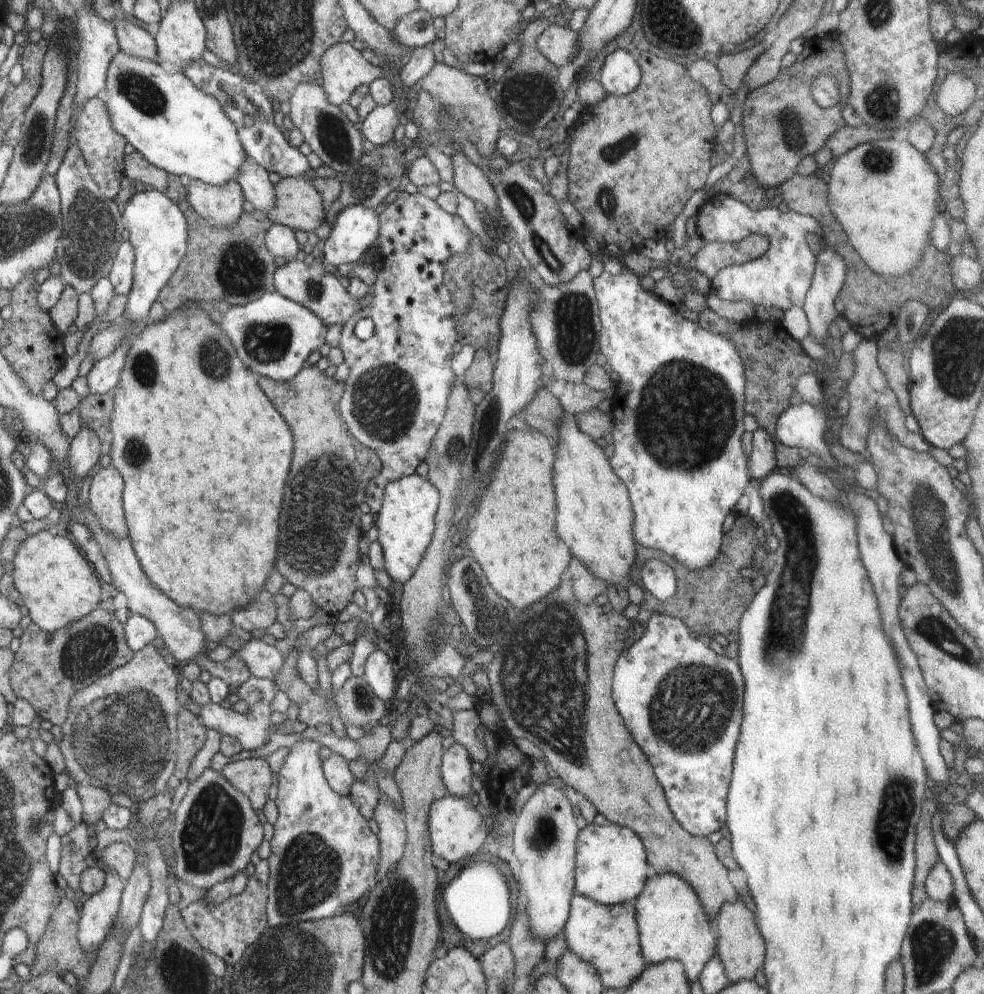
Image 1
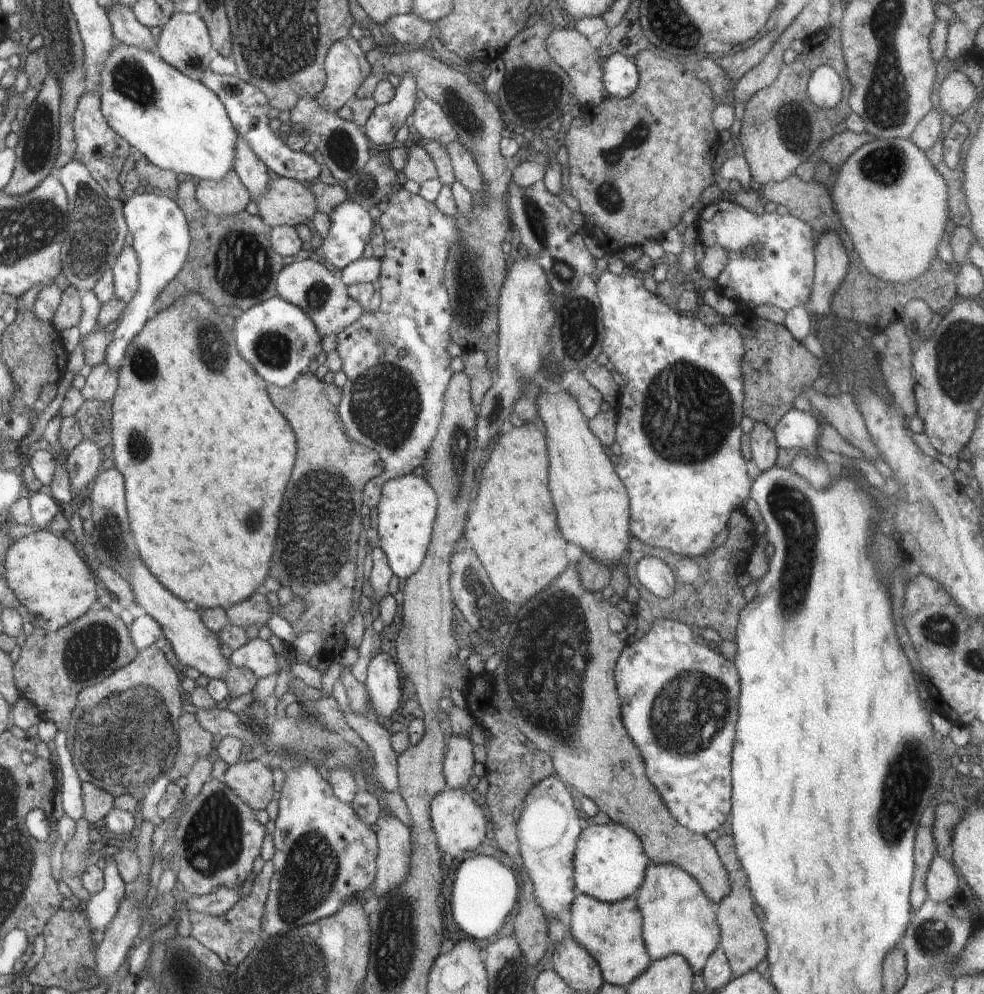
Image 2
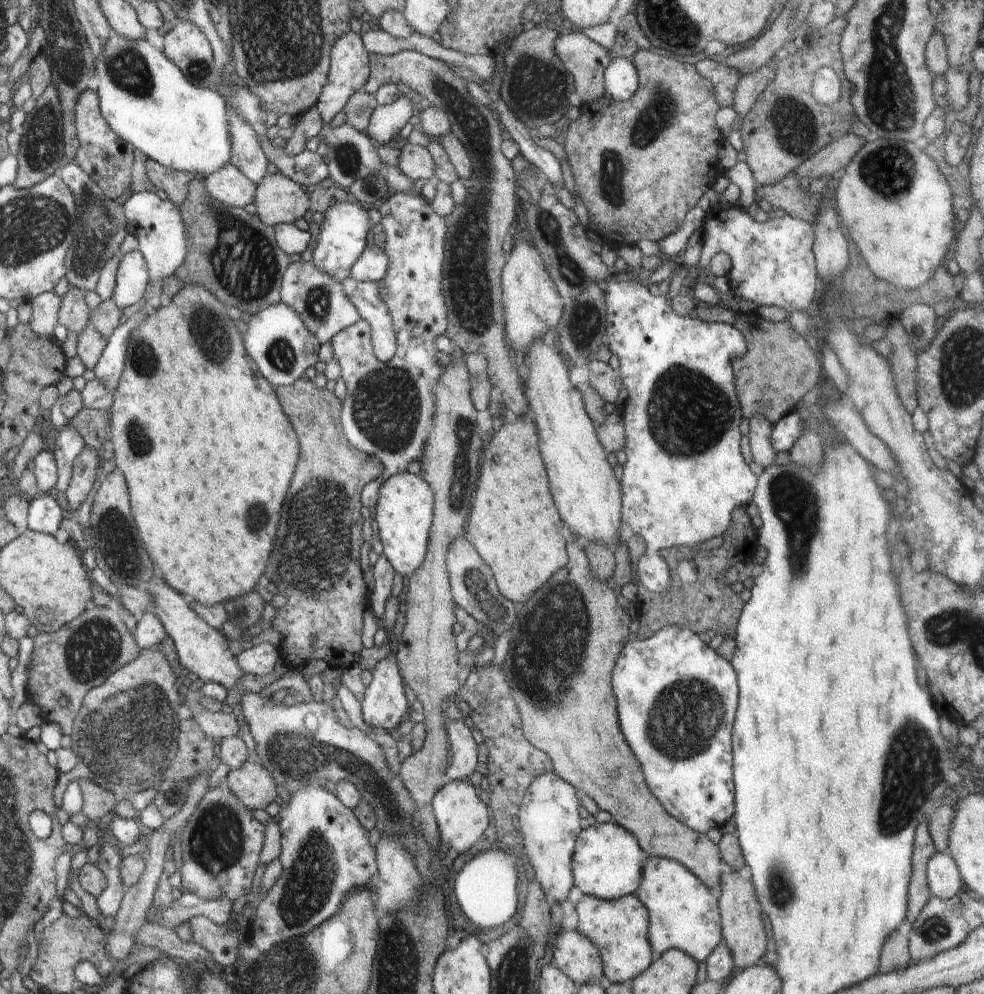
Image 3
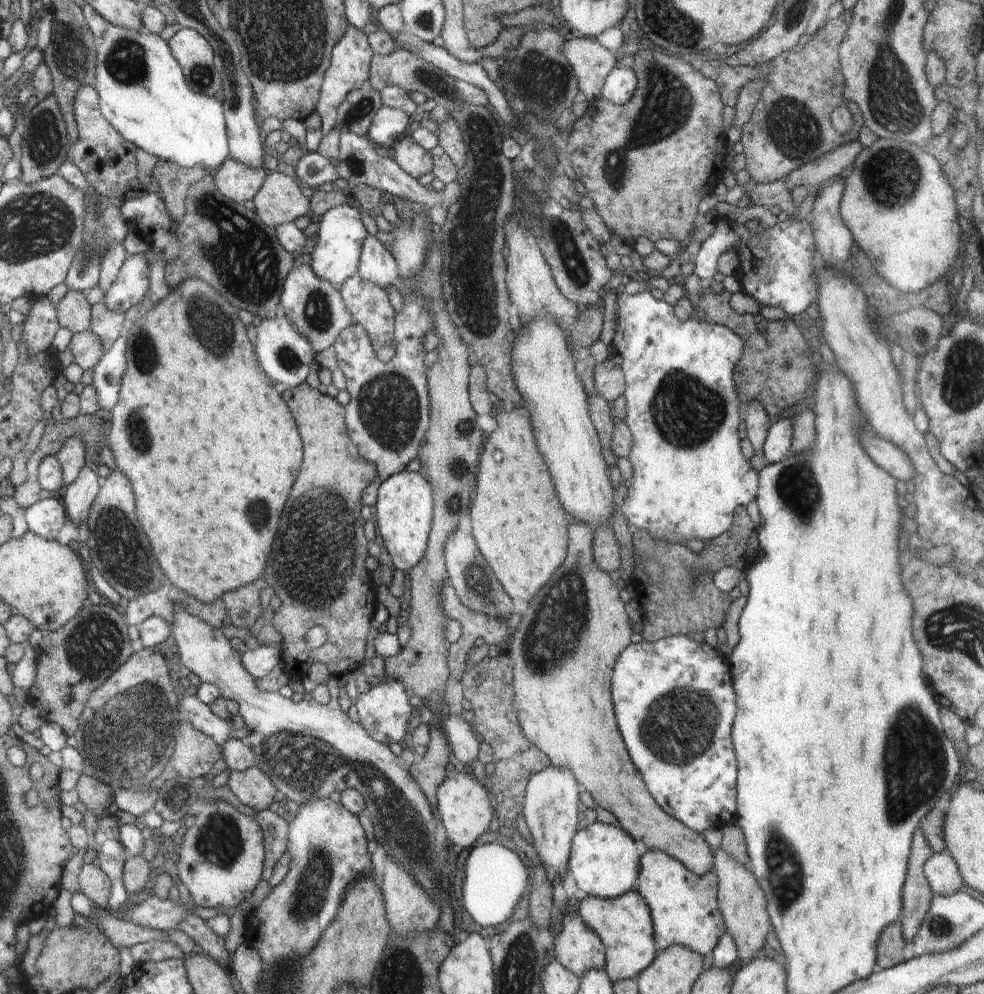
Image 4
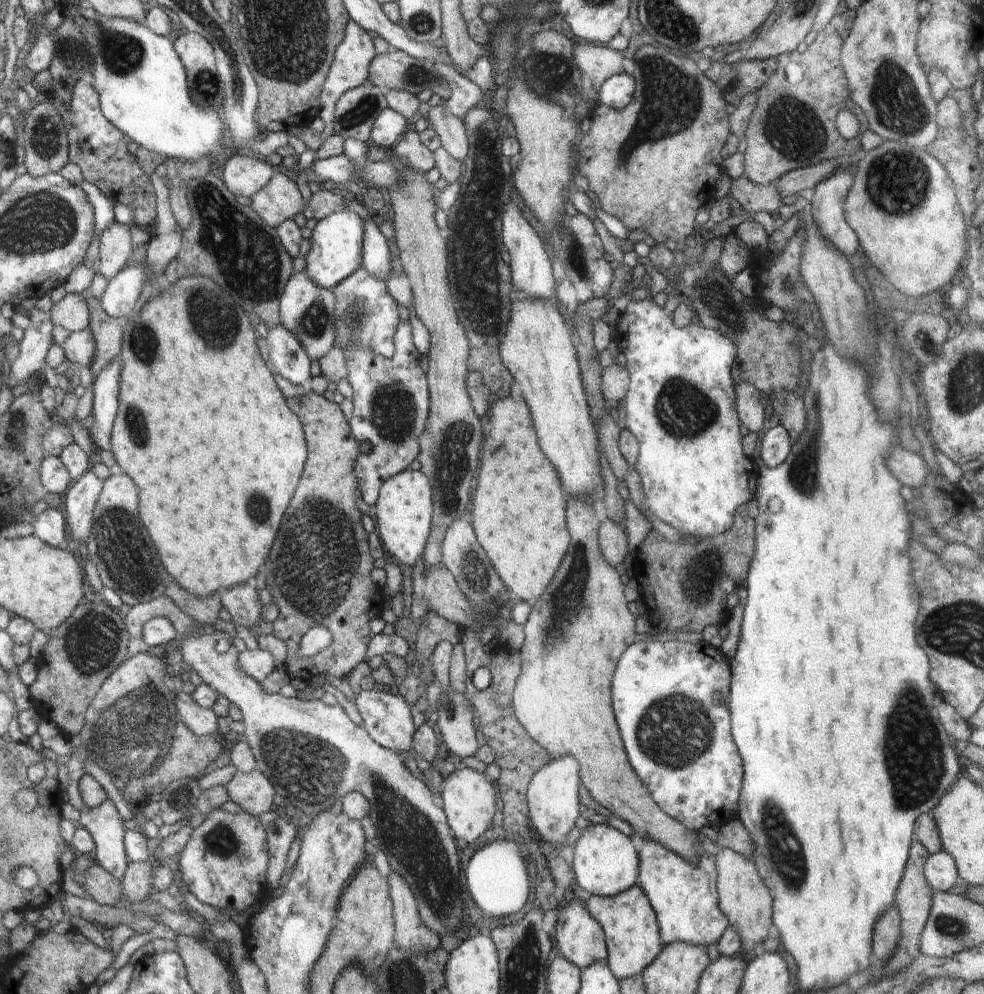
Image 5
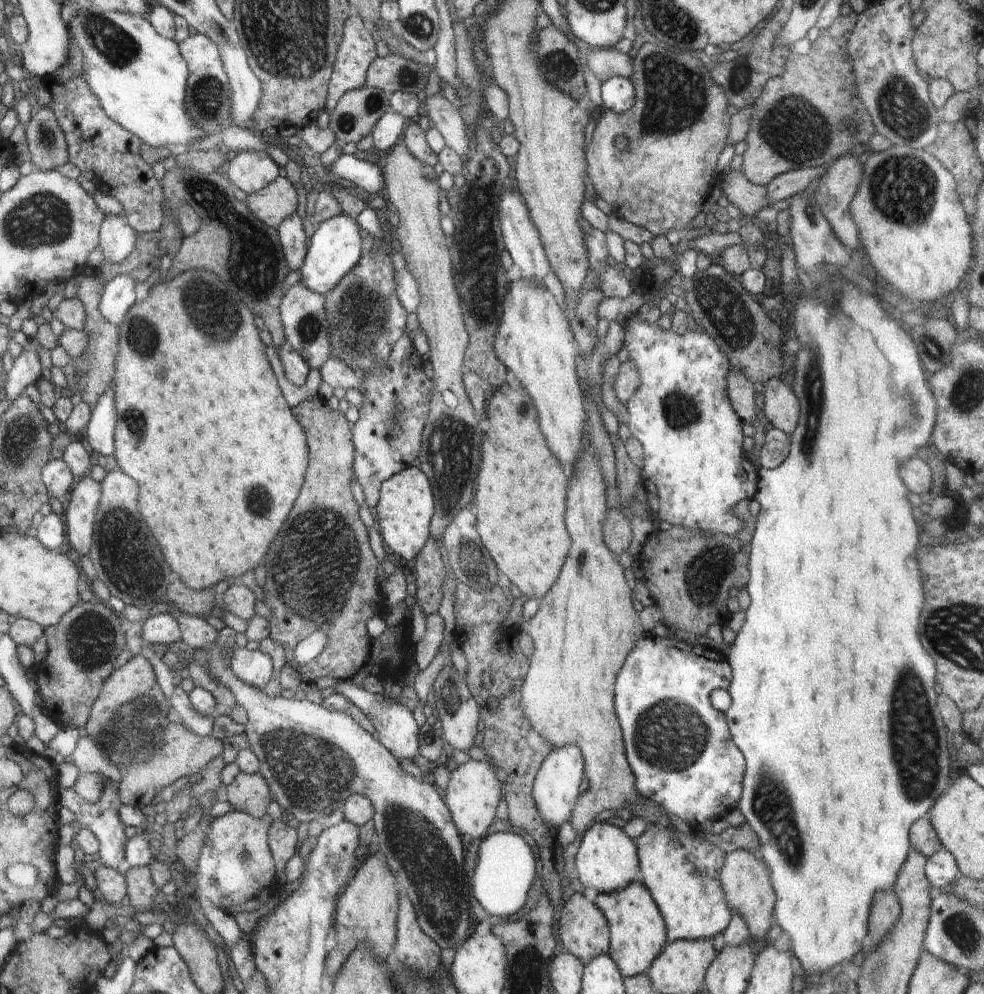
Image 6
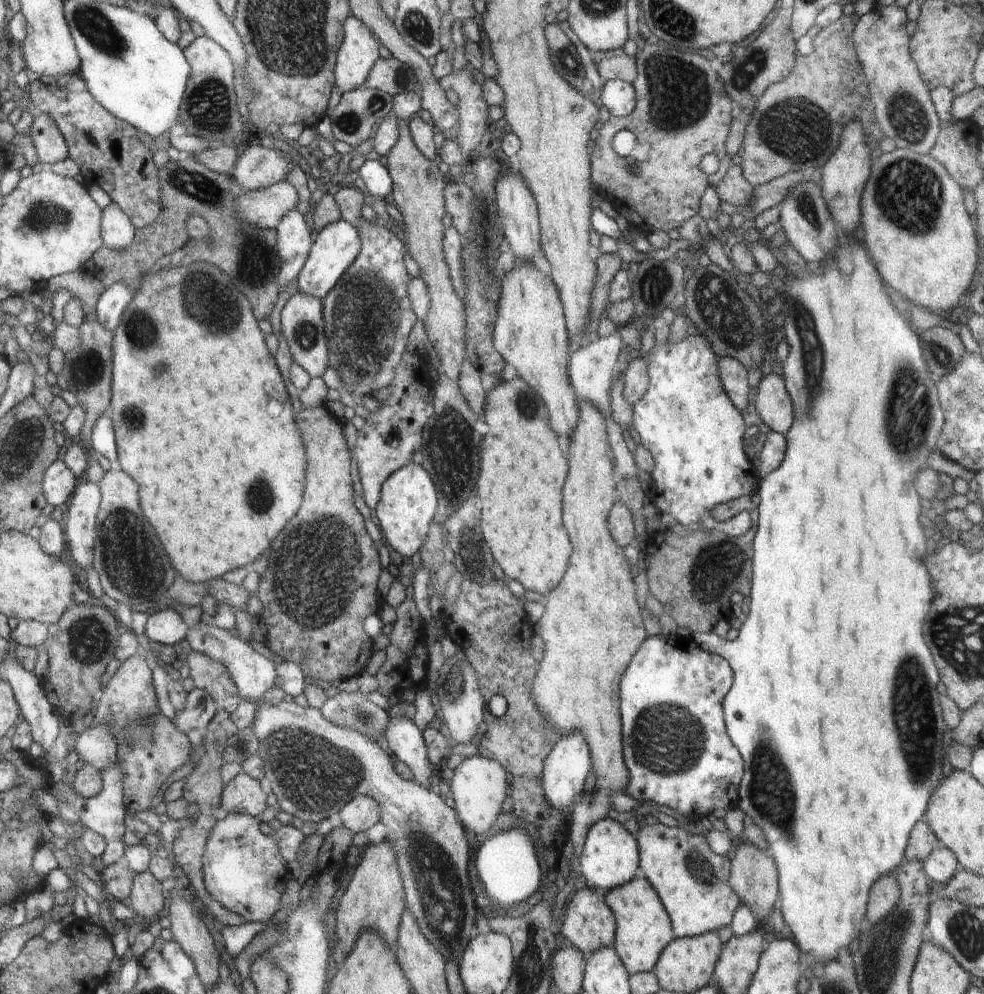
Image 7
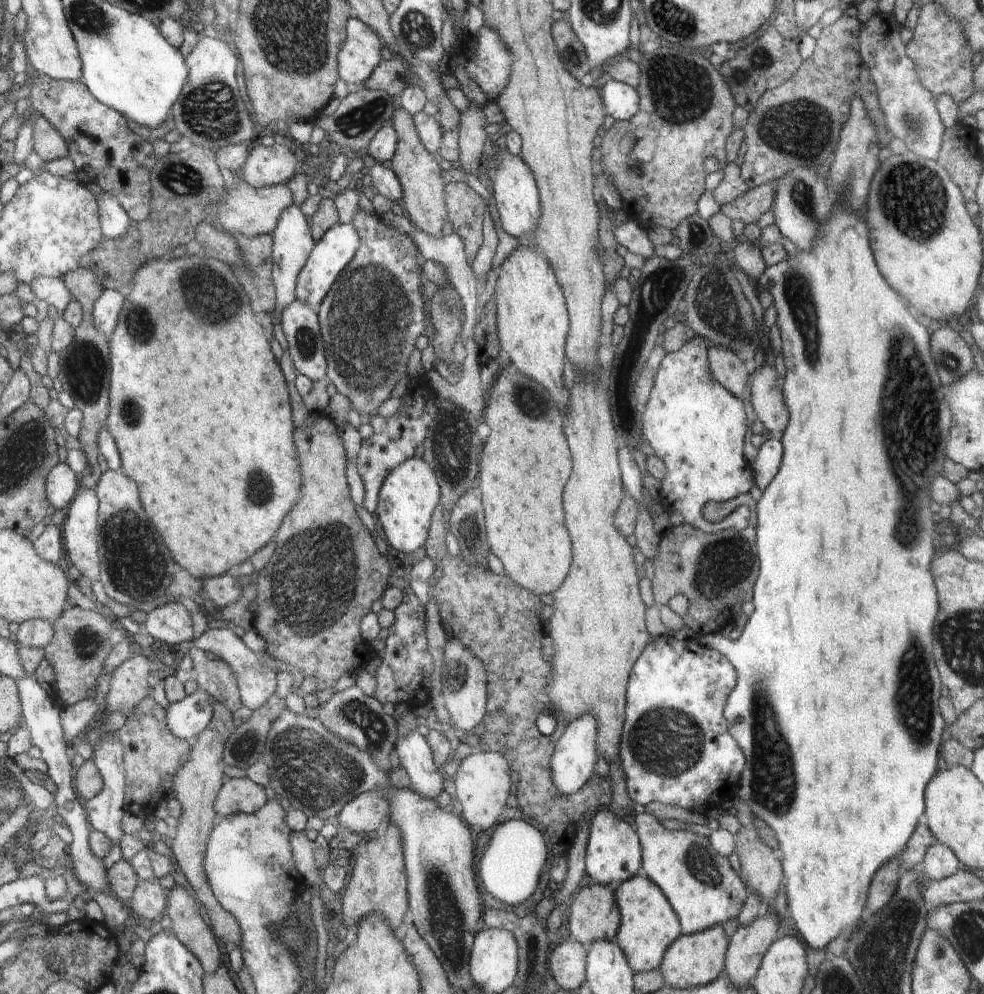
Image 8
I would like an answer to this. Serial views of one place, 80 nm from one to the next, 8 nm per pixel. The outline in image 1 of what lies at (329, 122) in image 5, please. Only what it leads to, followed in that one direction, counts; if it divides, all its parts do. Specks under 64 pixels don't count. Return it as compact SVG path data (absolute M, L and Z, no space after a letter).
M349 42L330 46L320 58L320 70L321 86L335 106L346 104L358 86L371 84L376 78L389 78L394 84L394 78L385 69L367 62Z

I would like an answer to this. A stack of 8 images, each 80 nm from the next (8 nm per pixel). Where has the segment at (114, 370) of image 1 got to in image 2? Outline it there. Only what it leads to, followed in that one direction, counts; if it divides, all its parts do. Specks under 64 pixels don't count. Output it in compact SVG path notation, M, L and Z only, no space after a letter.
M104 363L91 368L81 393L86 401L105 403L114 398L116 389L117 374Z

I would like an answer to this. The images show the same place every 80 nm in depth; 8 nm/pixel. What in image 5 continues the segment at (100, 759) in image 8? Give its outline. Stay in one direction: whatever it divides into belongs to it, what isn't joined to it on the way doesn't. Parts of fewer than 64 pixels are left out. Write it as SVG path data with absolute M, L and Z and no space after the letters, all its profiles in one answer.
M108 797L100 806L84 809L80 811L80 824L85 829L88 829L90 836L95 842L95 852L93 860L95 863L102 865L113 877L116 877L120 882L124 876L129 860L125 851L123 836L125 835L125 827L114 803Z

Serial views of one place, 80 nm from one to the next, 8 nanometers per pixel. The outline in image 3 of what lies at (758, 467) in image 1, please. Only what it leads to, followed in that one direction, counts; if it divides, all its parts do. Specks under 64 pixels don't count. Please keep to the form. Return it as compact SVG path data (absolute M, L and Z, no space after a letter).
M762 415L753 416L749 420L749 438L750 450L754 462L758 462L763 467L771 465L776 457L776 452L771 443L771 432L773 424Z

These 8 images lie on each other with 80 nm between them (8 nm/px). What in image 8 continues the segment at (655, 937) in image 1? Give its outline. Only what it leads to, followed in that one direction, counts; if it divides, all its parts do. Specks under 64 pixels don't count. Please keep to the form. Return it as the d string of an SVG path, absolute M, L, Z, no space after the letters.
M650 813L636 815L635 823L642 849L641 873L664 893L678 915L682 934L694 934L738 916L751 893L749 886L732 869L728 856L714 850L706 830L666 829Z

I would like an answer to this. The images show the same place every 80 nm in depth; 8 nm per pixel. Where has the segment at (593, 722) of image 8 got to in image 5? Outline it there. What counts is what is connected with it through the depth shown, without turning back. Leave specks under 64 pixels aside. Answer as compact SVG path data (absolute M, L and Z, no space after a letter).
M564 755L551 758L542 768L539 768L527 786L527 805L532 824L538 828L538 832L544 836L546 842L558 846L560 850L564 850L562 844L568 832L574 828L576 818L584 813L578 799L580 783L576 757Z

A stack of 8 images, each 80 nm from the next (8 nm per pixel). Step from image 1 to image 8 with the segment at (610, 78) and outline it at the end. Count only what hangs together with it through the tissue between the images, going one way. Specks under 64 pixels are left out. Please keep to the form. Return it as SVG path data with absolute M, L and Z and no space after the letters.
M608 80L600 90L605 114L615 121L627 121L639 109L639 94L635 88L619 80Z

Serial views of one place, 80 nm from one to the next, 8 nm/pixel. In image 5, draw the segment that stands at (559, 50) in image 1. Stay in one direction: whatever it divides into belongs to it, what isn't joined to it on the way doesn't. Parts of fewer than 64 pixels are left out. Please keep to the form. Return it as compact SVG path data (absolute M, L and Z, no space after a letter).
M579 42L573 49L573 57L581 70L587 89L594 88L597 92L607 78L625 72L622 65L625 56L606 45Z

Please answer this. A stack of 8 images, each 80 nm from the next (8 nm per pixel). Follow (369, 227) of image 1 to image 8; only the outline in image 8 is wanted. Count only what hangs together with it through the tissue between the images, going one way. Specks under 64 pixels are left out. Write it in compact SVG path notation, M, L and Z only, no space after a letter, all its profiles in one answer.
M338 223L336 226L329 228L322 238L315 243L308 260L304 263L302 270L297 278L295 286L295 295L299 301L308 303L314 310L318 312L321 308L321 302L332 284L336 282L336 278L340 276L340 272L348 266L348 263L355 258L361 240L359 233L352 224Z

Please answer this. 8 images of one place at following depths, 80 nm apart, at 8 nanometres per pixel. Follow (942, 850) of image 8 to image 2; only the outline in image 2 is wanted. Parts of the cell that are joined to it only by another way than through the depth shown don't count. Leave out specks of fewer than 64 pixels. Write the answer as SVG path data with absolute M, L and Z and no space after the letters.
M937 854L927 870L925 885L927 898L934 902L948 901L960 893L958 870L946 855Z

